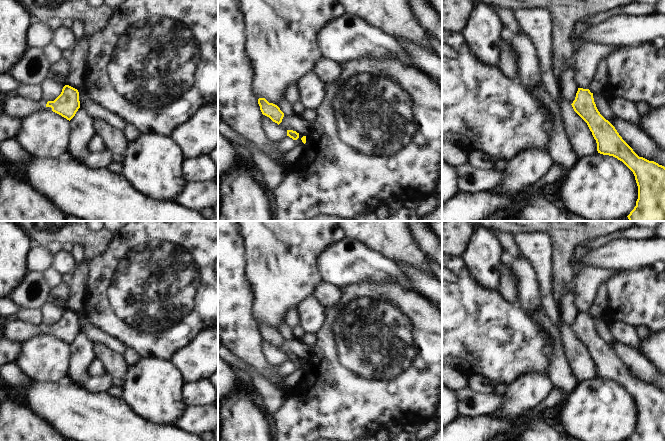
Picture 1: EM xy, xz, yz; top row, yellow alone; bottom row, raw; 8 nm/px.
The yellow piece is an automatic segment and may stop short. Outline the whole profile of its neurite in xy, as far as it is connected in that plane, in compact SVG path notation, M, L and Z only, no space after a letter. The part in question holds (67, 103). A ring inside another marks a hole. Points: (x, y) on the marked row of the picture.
M65 85L61 94L54 101L46 99L32 101L20 96L9 97L3 103L2 114L12 118L23 119L34 112L53 111L70 121L79 108L78 90Z

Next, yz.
M578 88L571 104L587 123L597 143L597 151L622 161L634 174L638 186L636 206L629 221L665 221L665 167L639 157L622 139L615 127L598 111L593 93Z

